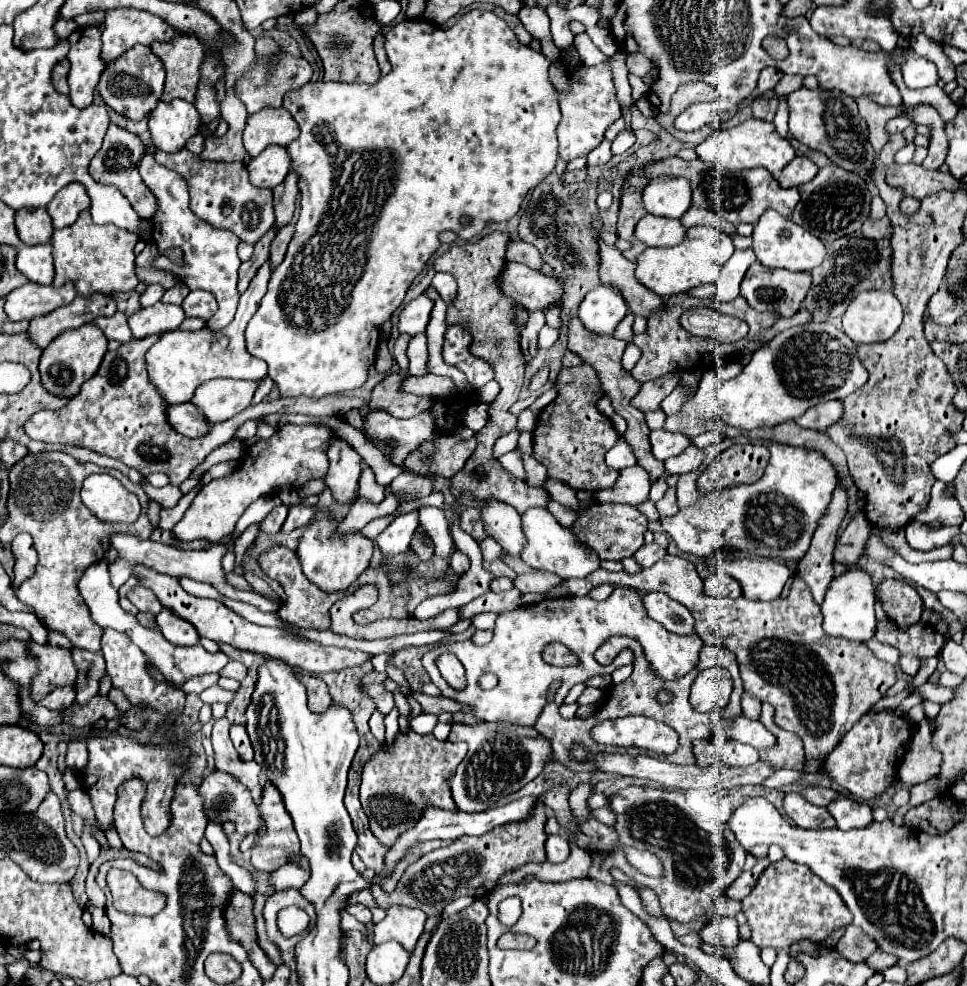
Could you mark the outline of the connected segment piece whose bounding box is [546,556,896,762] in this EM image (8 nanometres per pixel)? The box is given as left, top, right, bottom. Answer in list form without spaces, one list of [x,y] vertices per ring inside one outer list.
[[[664,556],[658,564],[638,574],[598,568],[588,578],[562,582],[546,596],[584,596],[600,584],[628,586],[638,592],[656,590],[684,604],[692,616],[696,616],[696,634],[704,644],[722,646],[736,654],[744,690],[774,706],[776,726],[804,740],[808,760],[824,762],[846,732],[884,698],[888,688],[896,682],[896,668],[878,660],[866,644],[826,636],[820,606],[812,600],[808,586],[804,586],[798,576],[794,576],[790,594],[784,600],[752,602],[744,596],[736,600],[712,598],[702,592],[702,580],[692,562],[678,556]]]

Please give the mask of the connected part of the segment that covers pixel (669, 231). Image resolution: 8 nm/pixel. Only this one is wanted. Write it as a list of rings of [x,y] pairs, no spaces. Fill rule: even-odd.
[[[646,214],[638,222],[634,238],[646,246],[676,246],[684,240],[684,232],[686,228],[680,224],[680,220]]]

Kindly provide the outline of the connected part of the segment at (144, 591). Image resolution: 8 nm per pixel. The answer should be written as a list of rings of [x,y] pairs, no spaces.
[[[138,586],[138,588],[134,588],[134,590],[132,590],[128,596],[130,596],[130,602],[132,602],[132,604],[134,604],[138,610],[158,614],[158,610],[162,608],[160,600],[156,600],[156,594],[154,594],[150,588]]]

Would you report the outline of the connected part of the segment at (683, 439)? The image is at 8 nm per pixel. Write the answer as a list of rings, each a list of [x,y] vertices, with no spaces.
[[[654,430],[650,434],[650,444],[652,444],[652,454],[658,460],[666,460],[666,458],[672,458],[672,456],[678,456],[680,452],[684,452],[692,444],[692,440],[678,432]]]

